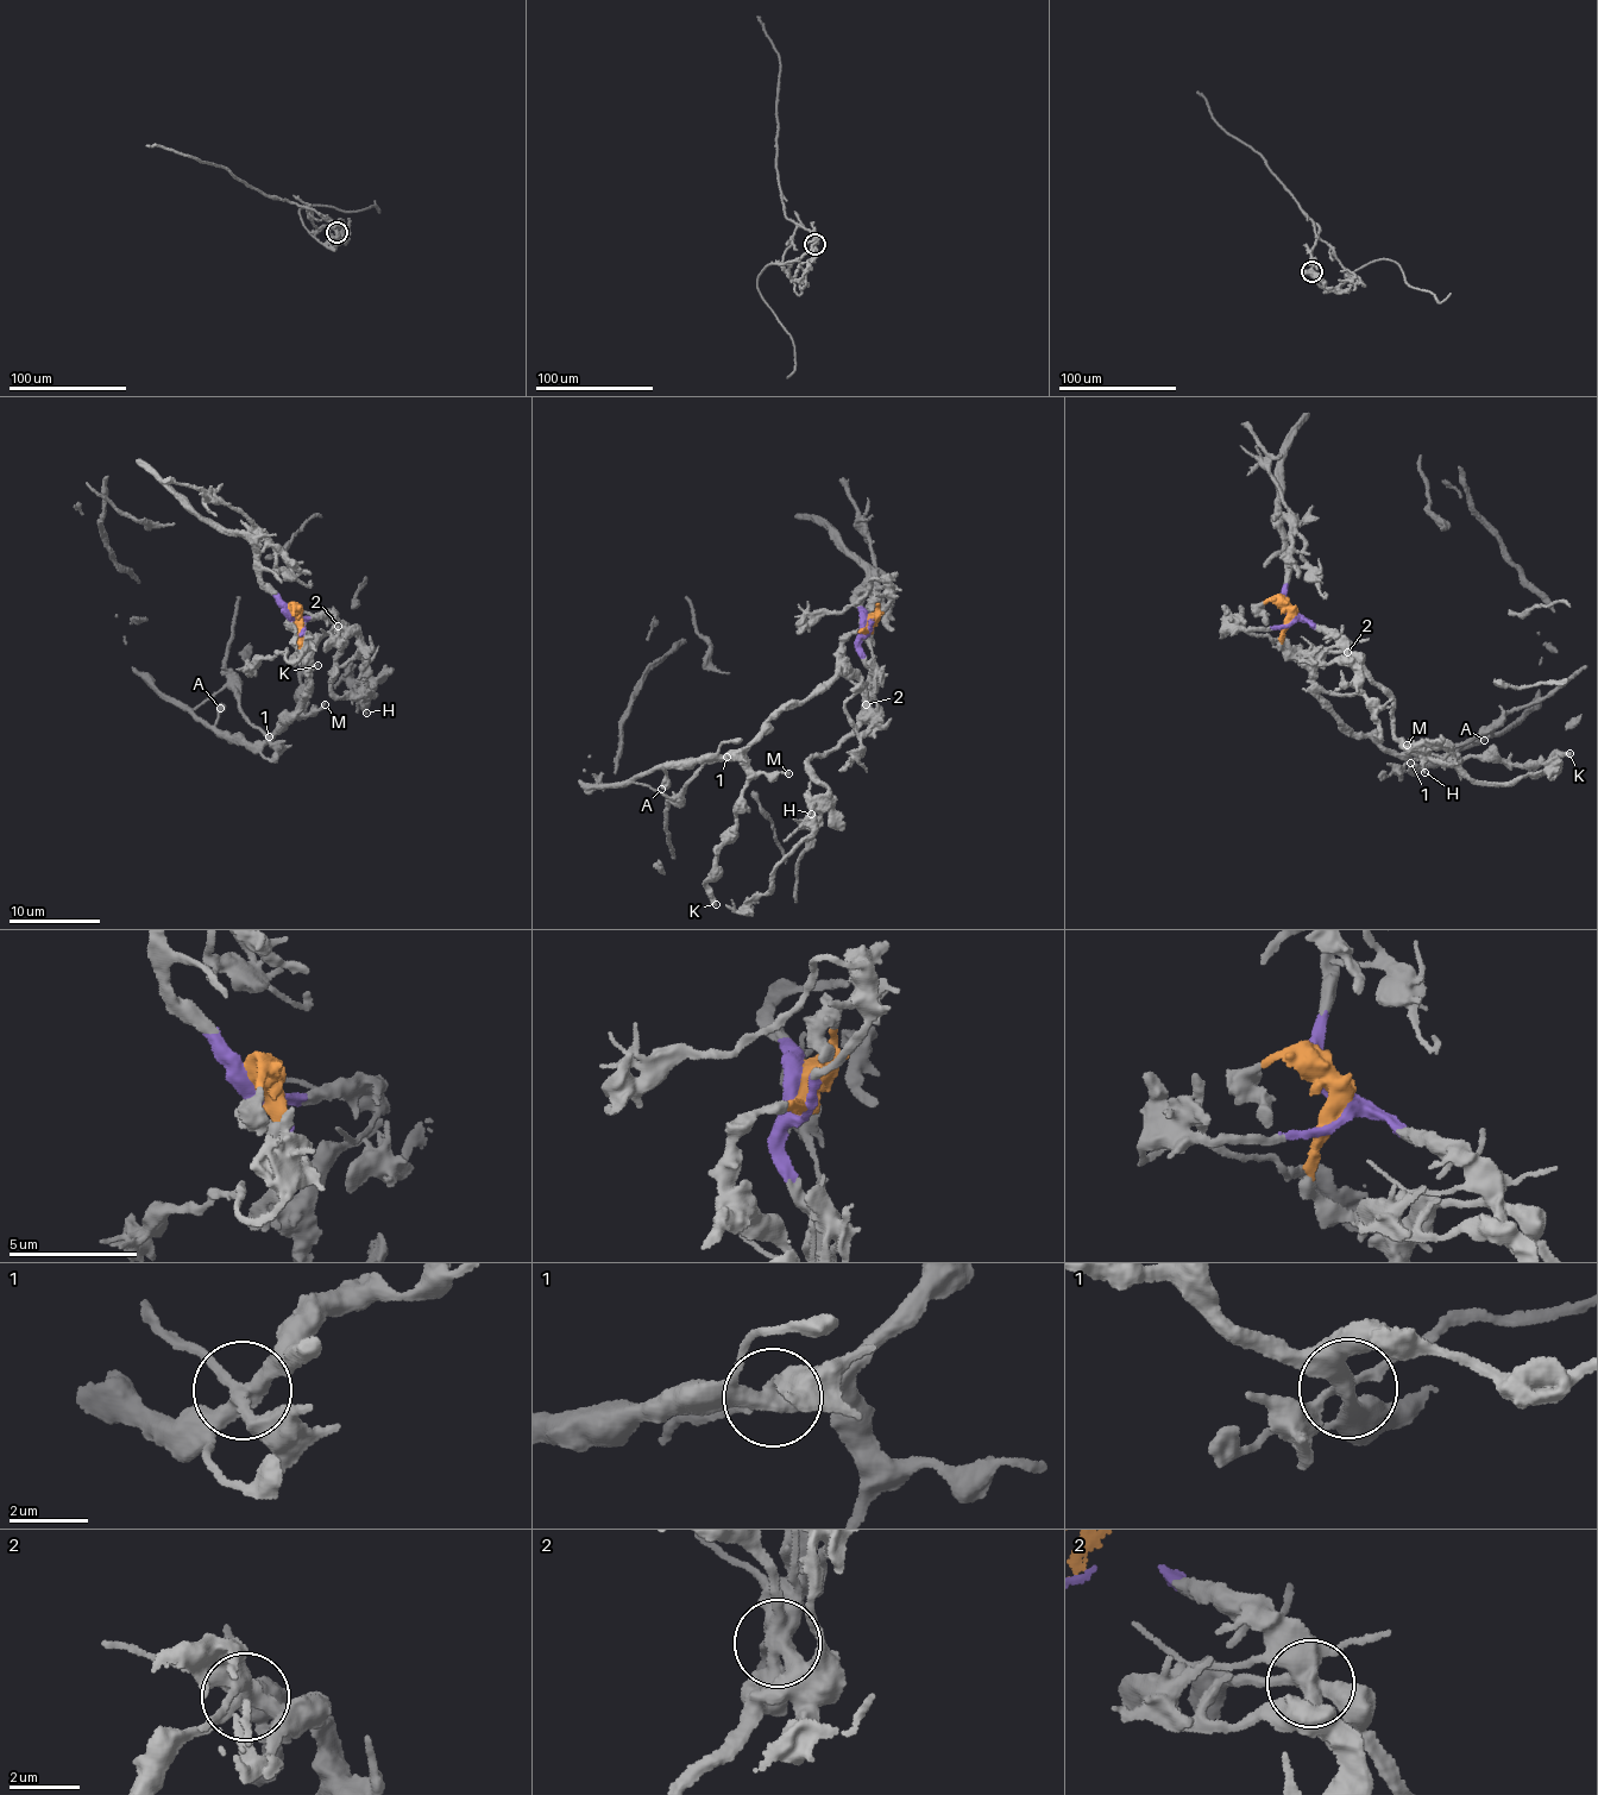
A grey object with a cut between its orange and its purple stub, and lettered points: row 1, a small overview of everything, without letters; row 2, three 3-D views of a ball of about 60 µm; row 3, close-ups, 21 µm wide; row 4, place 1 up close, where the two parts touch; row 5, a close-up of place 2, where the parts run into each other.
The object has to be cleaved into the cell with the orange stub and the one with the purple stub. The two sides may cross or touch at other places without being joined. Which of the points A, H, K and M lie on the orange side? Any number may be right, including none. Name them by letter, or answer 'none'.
A, K, M

